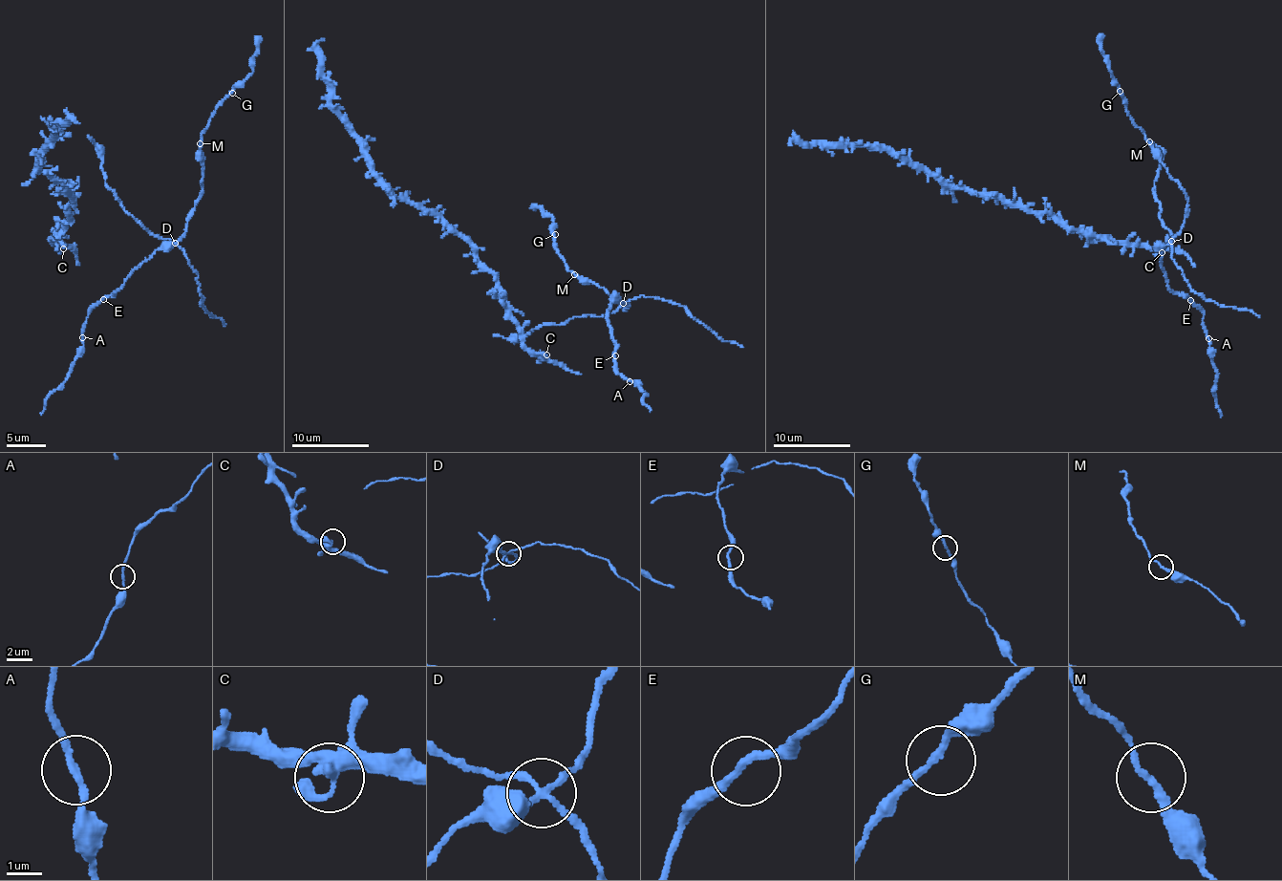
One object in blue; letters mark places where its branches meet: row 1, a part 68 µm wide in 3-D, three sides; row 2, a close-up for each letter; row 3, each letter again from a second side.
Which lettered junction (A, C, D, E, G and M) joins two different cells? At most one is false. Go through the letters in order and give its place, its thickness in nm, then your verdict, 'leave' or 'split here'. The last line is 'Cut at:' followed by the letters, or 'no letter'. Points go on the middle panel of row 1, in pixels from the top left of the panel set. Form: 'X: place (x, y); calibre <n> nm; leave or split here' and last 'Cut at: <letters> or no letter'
A: place (630, 381); calibre 190 nm; leave
C: place (546, 354); calibre 280 nm; leave
D: place (623, 303); calibre 180 nm; split here
E: place (615, 355); calibre 200 nm; leave
G: place (555, 234); calibre 190 nm; leave
M: place (574, 274); calibre 190 nm; leave
Cut at: D

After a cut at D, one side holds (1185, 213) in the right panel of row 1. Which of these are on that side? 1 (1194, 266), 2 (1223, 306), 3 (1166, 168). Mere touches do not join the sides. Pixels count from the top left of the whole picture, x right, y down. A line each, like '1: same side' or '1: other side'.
1: same side
2: other side
3: same side

